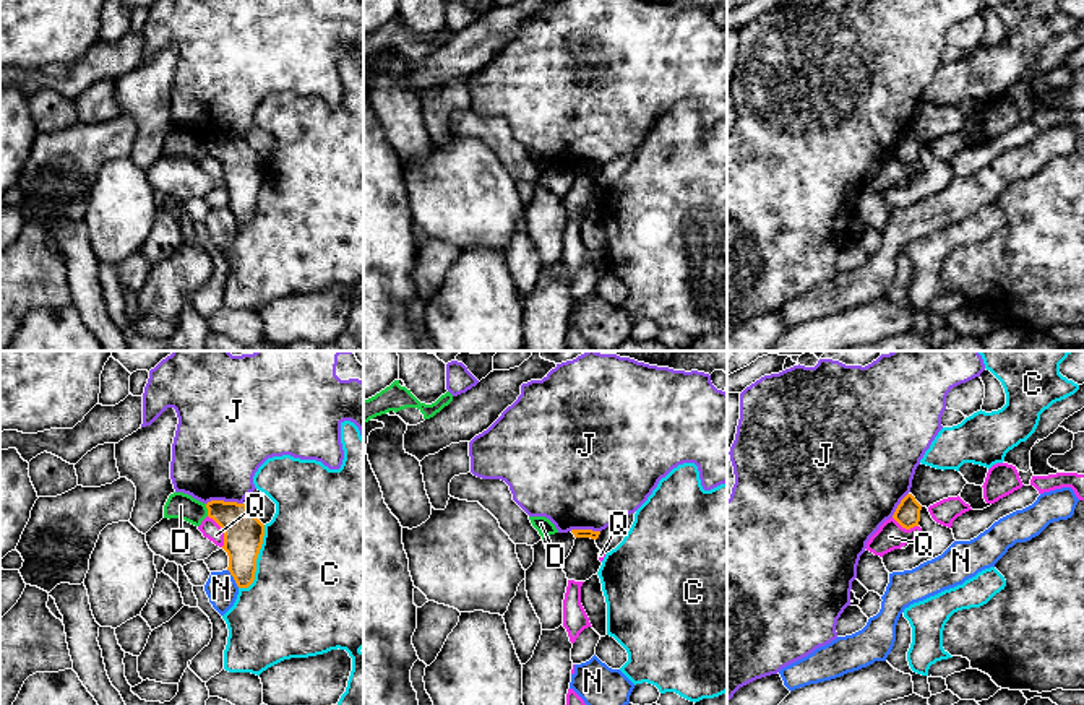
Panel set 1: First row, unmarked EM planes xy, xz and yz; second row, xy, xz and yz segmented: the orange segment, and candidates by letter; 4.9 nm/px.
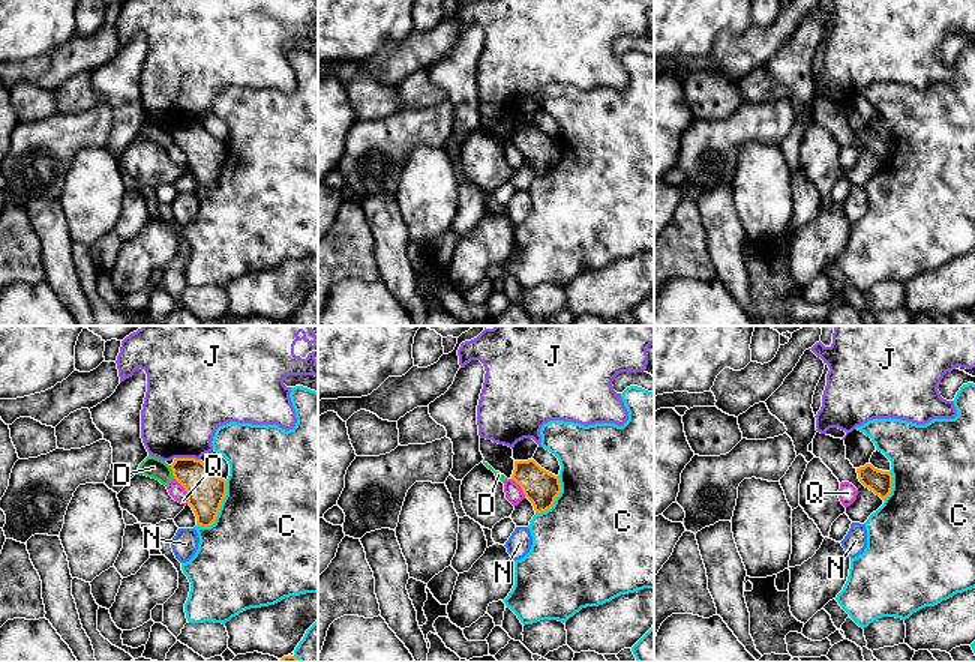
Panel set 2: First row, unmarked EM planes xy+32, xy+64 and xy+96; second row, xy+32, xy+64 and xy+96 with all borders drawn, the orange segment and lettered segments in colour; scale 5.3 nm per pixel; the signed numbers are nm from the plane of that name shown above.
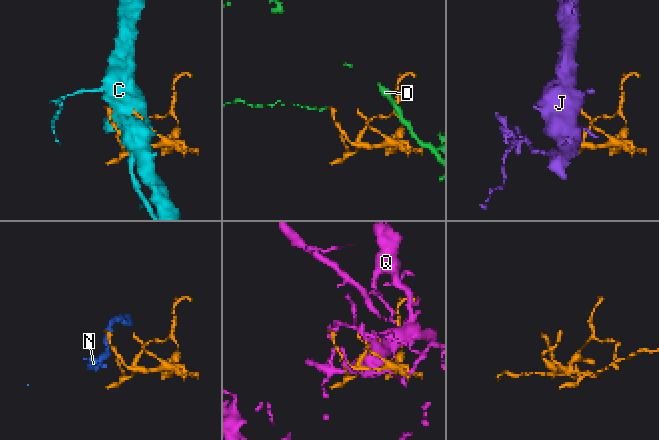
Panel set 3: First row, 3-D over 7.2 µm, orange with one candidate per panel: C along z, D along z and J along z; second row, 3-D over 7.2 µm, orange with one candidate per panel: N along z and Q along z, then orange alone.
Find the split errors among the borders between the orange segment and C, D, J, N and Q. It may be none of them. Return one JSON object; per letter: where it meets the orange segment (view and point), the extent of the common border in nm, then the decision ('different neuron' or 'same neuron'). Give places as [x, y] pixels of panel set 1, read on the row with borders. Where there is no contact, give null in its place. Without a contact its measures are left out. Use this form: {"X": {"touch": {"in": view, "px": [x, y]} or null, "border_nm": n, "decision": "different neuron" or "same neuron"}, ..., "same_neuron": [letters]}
{"C": {"touch": {"in": "xy", "px": [255, 561]}, "border_nm": 340, "decision": "different neuron"}, "D": {"touch": {"in": "xy", "px": [208, 510]}, "border_nm": 70, "decision": "different neuron"}, "J": {"touch": {"in": "xy", "px": [224, 502]}, "border_nm": 180, "decision": "different neuron"}, "N": {"touch": {"in": "xy", "px": [234, 579]}, "border_nm": 110, "decision": "different neuron"}, "Q": {"touch": {"in": "xy", "px": [223, 530]}, "border_nm": 180, "decision": "different neuron"}, "same_neuron": []}

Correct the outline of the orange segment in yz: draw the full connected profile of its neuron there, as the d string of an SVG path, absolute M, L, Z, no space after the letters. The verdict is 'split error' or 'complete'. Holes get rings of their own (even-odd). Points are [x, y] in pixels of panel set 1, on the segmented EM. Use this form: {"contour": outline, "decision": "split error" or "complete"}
{"contour": "M907 494L897 505L893 518L905 530L918 526L922 505L912 494Z", "decision": "complete"}

